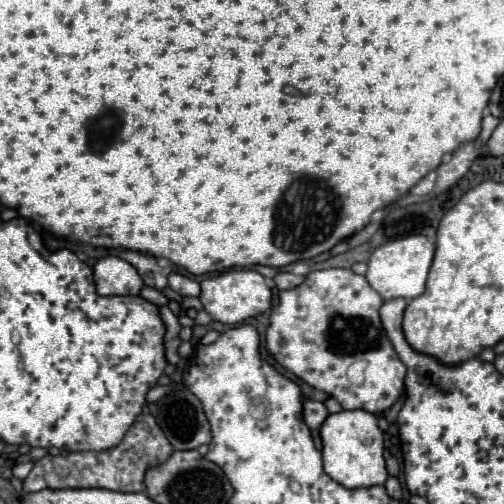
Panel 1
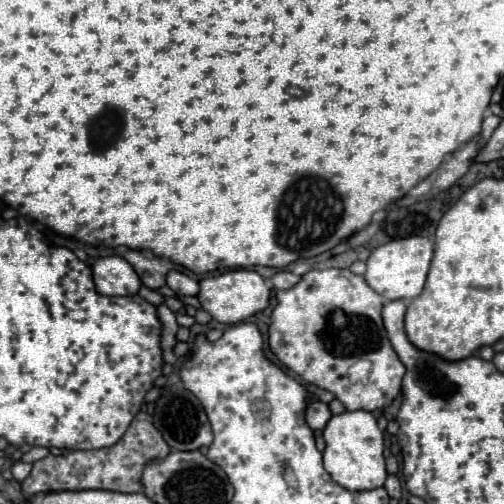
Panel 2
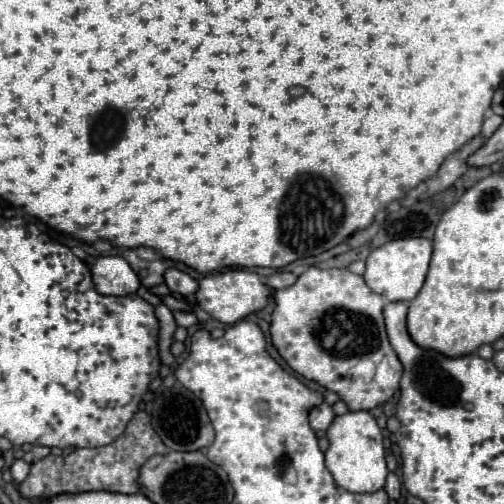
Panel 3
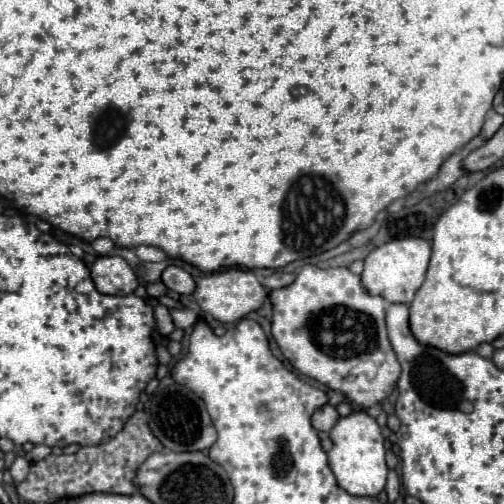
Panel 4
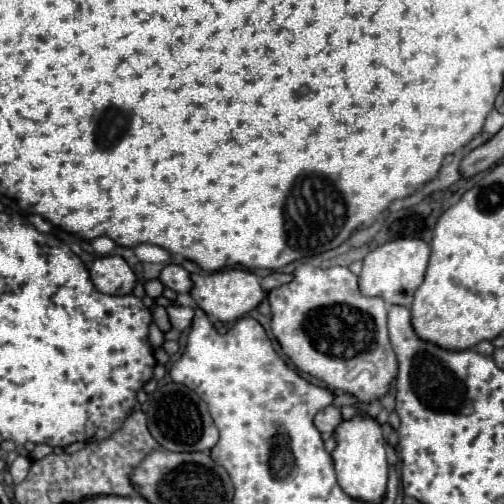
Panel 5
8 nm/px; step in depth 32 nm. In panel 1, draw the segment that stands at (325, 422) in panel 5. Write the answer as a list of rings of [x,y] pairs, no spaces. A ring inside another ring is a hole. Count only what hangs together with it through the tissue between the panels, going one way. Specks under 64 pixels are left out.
[[[304,400],[304,422],[310,428],[320,428],[320,424],[324,422],[324,418],[328,416],[328,410],[322,402],[314,402],[314,400]]]

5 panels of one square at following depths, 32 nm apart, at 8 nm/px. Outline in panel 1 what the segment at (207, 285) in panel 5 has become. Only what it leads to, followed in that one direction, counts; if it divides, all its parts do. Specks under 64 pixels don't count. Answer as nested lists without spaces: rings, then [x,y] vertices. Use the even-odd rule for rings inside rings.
[[[228,270],[224,274],[202,280],[200,302],[206,312],[212,314],[214,320],[236,326],[248,318],[264,314],[272,306],[272,288],[266,284],[266,278],[256,270]]]

